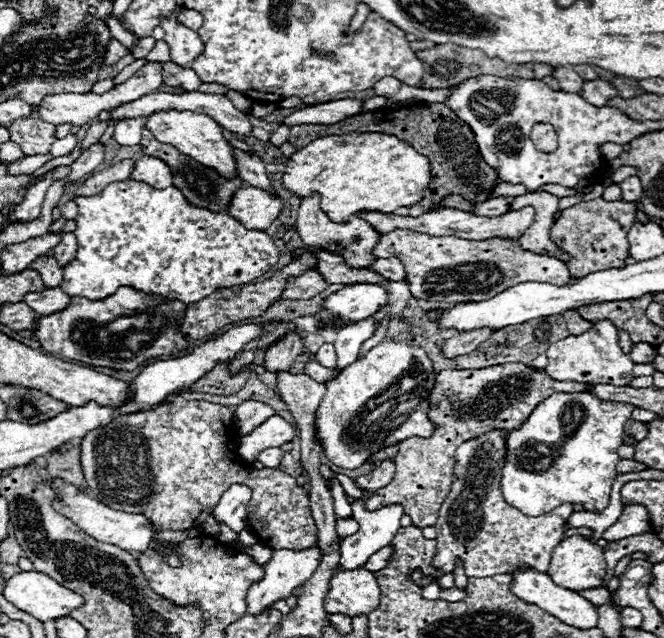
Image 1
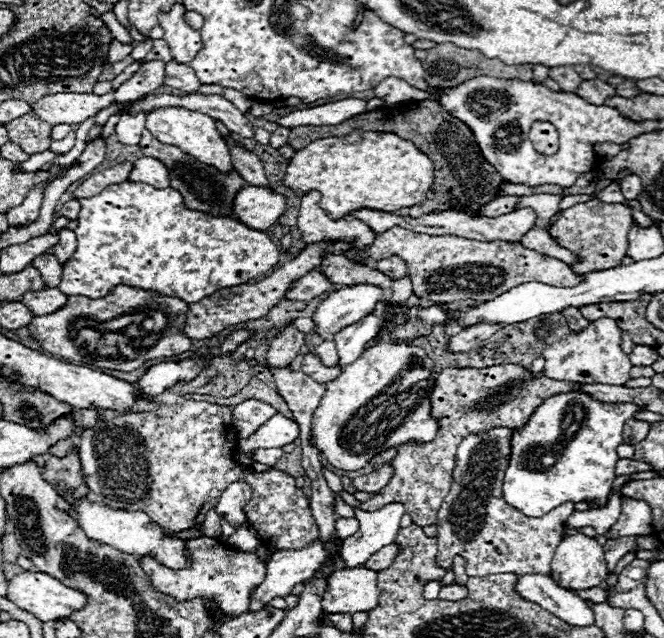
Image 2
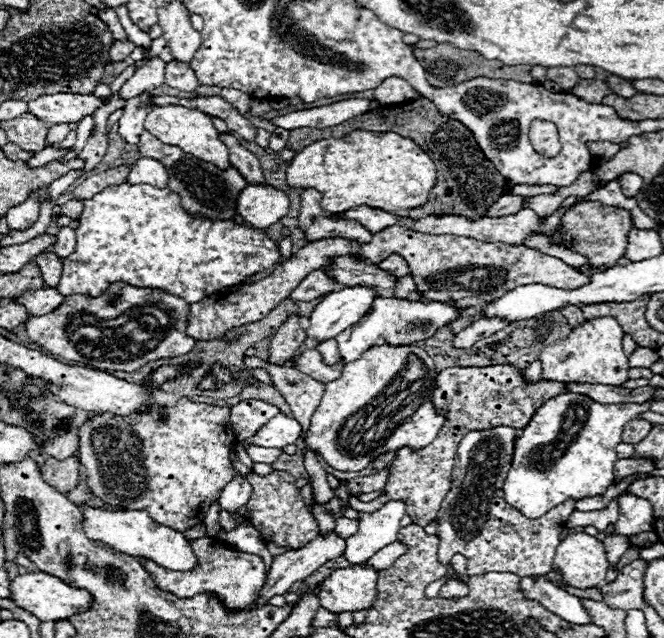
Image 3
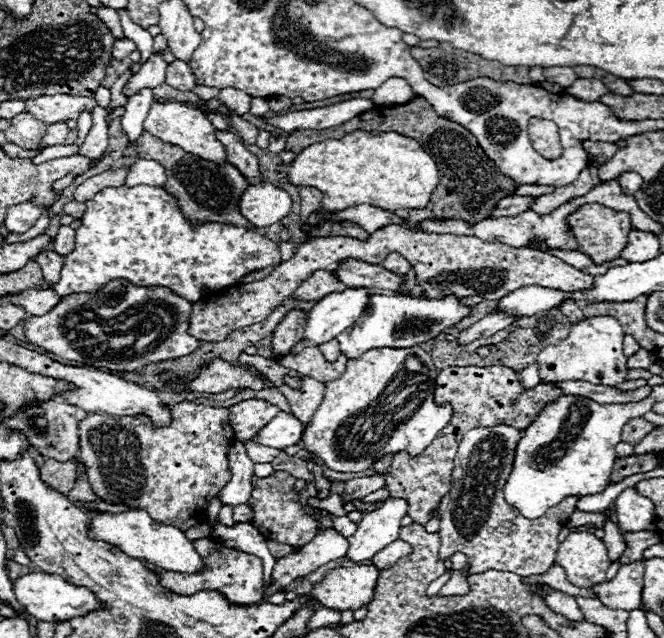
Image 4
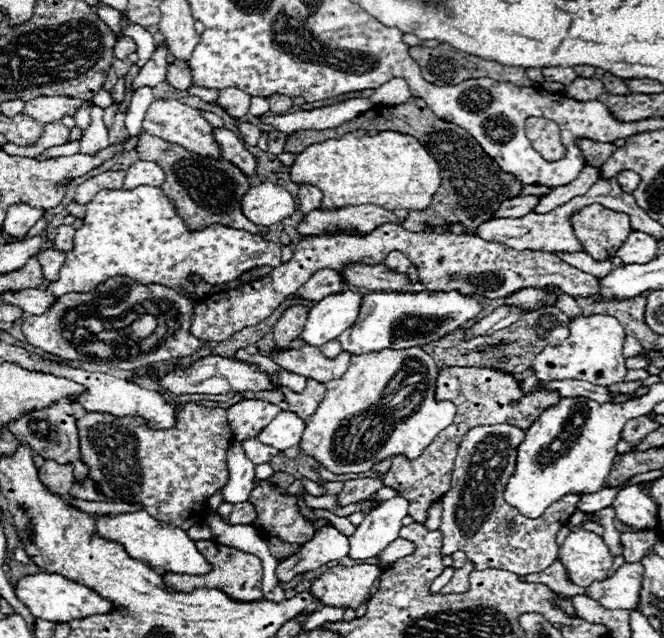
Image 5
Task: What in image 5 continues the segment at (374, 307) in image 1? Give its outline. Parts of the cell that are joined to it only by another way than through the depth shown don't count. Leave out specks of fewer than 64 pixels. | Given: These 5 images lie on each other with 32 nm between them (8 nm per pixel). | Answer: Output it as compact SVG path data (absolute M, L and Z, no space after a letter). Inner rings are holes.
M346 290L342 294L332 294L320 300L314 308L310 308L300 338L310 346L322 346L334 340L356 322L362 298L362 292Z

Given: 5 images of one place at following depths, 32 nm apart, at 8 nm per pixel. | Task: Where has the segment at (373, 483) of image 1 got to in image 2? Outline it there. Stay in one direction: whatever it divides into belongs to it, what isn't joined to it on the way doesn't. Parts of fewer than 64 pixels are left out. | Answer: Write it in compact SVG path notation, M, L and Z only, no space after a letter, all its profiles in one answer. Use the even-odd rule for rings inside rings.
M384 464L384 466L380 466L378 470L374 470L372 474L358 476L358 478L354 478L352 482L354 482L354 486L356 486L358 490L362 490L362 492L378 492L380 488L384 488L384 486L390 482L392 472L394 472L392 464Z

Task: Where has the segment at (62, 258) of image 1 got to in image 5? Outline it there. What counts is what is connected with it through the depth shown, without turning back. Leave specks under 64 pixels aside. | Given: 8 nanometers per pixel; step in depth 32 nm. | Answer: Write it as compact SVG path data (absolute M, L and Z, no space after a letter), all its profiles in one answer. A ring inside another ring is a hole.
M60 226L56 230L56 238L54 238L54 248L62 250L62 252L70 252L74 248L74 228L72 226Z

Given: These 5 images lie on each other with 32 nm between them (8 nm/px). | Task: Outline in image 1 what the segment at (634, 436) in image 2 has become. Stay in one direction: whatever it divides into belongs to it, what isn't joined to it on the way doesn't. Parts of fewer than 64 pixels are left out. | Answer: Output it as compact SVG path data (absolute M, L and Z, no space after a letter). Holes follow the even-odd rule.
M630 418L626 428L624 428L624 444L636 446L640 440L644 440L646 434L648 434L648 426L644 422L638 422L638 420Z

